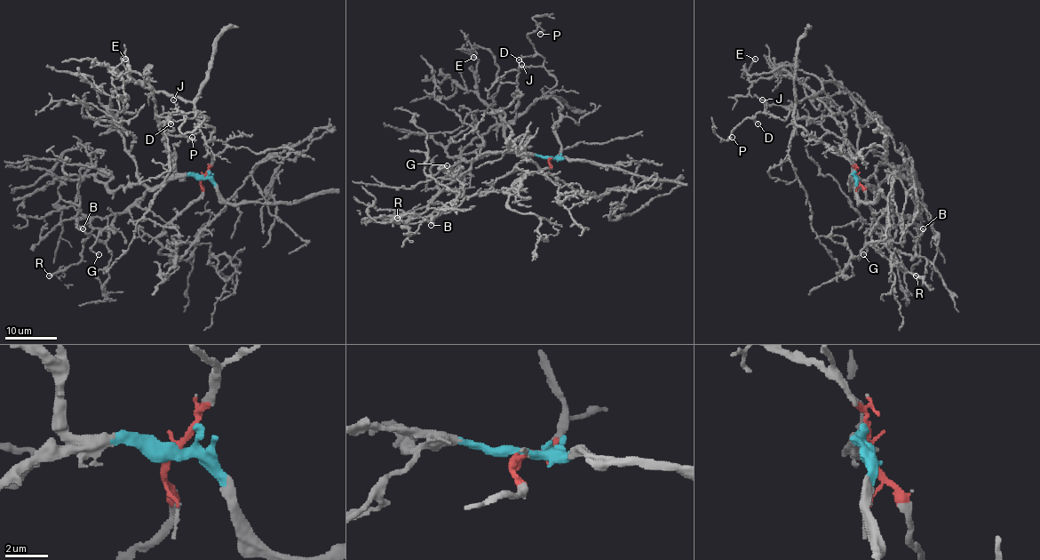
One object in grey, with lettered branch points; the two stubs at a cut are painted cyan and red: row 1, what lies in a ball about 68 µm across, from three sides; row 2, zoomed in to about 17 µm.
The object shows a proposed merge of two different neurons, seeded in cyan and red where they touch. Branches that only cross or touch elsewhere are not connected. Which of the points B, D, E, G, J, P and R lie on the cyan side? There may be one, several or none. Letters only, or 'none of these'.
B, E, G, R

